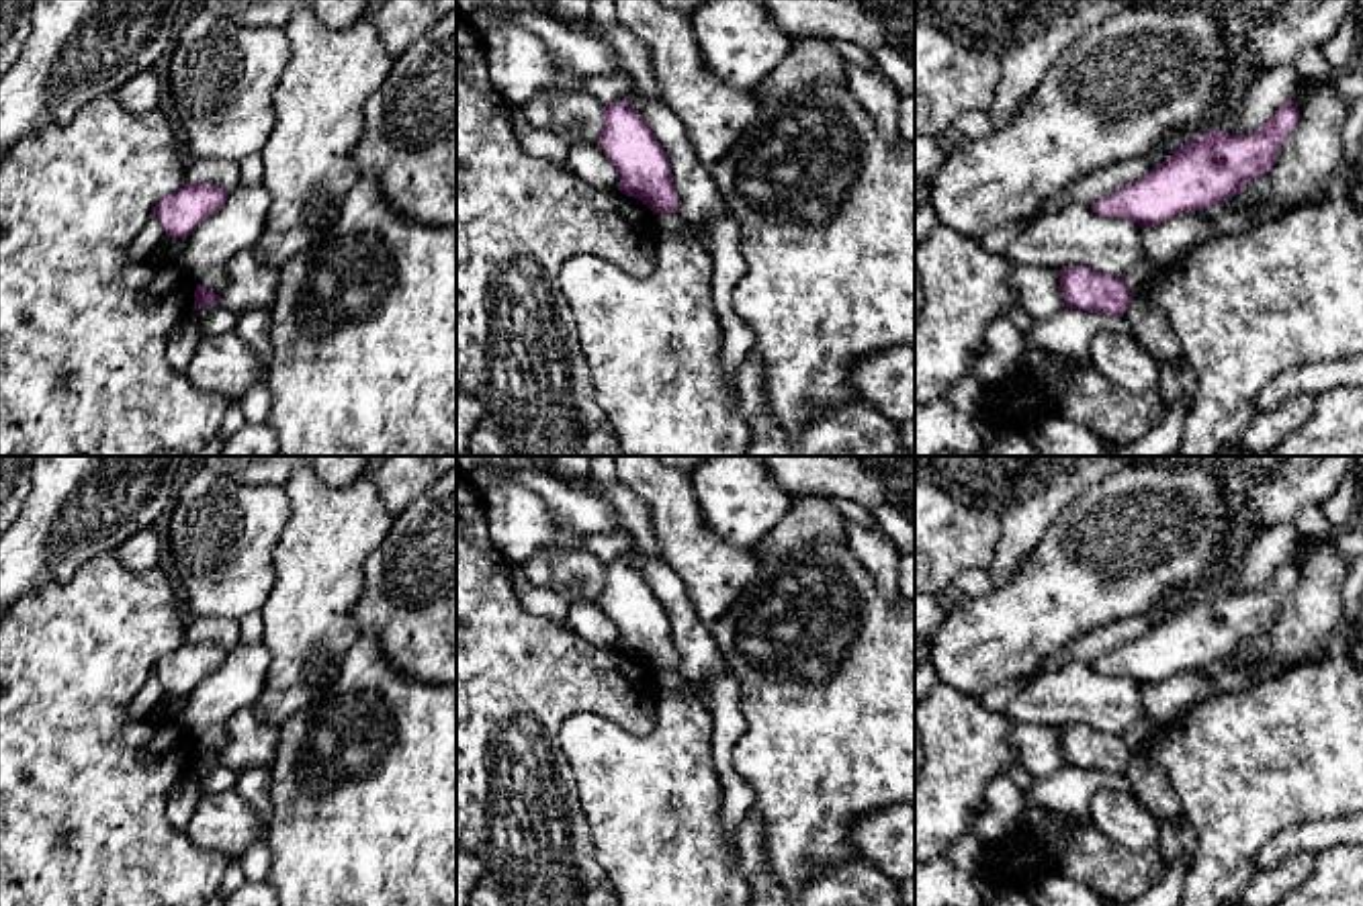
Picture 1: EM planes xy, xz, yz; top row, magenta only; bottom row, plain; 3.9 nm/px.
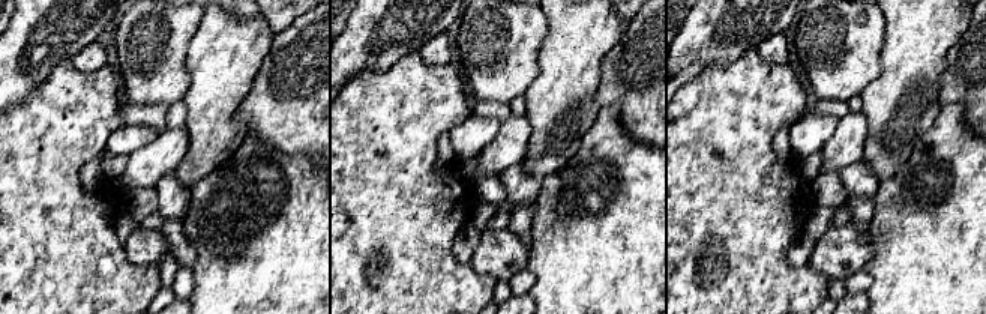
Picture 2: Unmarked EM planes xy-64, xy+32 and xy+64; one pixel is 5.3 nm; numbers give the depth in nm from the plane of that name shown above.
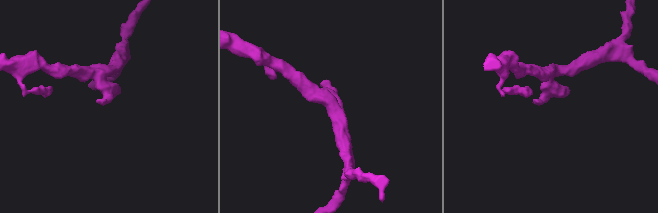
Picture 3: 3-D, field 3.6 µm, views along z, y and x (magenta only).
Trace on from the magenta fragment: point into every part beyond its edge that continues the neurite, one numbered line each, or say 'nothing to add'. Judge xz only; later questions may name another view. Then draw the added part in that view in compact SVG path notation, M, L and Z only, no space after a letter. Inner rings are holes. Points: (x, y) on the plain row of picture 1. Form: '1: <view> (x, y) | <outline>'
nothing to add

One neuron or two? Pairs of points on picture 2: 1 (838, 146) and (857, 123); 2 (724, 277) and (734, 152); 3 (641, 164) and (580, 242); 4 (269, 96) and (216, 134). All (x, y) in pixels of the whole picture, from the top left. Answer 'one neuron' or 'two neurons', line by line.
1: one neuron
2: one neuron
3: one neuron
4: two neurons

